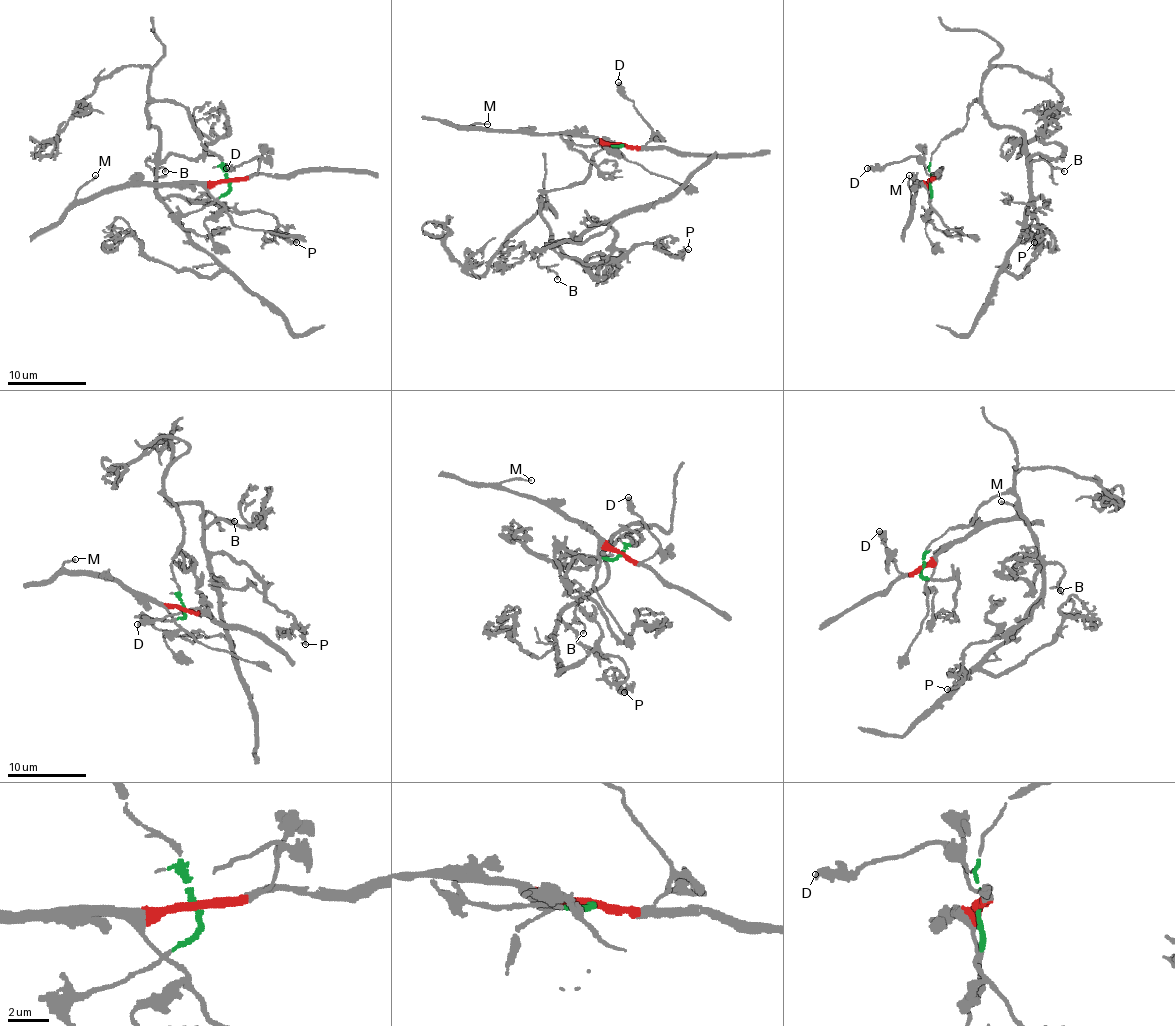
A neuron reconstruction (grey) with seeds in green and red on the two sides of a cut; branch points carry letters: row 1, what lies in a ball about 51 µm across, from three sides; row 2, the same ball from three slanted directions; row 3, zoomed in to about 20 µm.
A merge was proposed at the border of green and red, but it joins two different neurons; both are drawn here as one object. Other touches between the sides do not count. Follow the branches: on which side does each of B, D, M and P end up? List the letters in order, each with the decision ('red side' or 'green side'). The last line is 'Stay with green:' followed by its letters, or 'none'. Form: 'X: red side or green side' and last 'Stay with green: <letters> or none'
B: green side
D: red side
M: red side
P: green side
Stay with green: B, P

